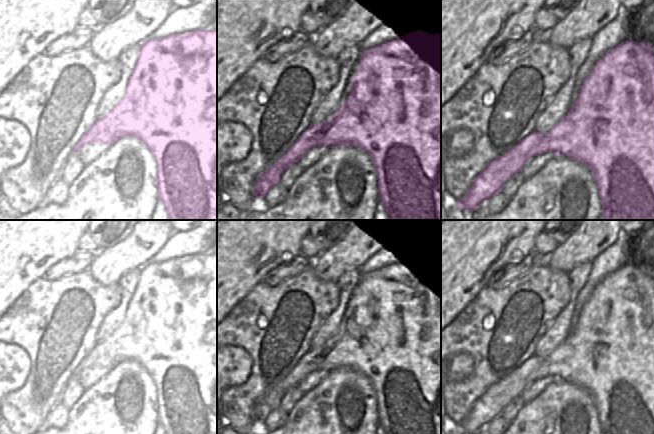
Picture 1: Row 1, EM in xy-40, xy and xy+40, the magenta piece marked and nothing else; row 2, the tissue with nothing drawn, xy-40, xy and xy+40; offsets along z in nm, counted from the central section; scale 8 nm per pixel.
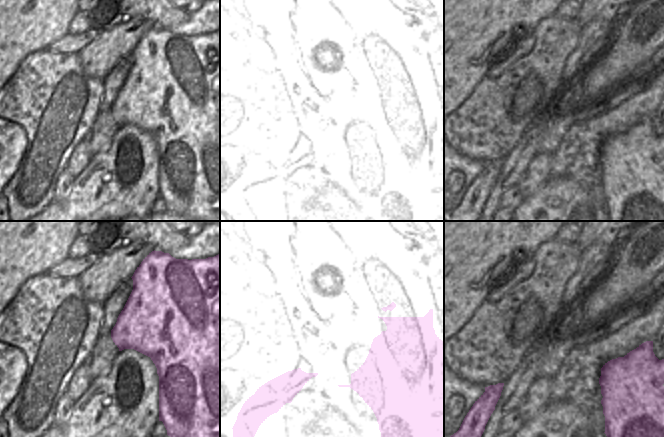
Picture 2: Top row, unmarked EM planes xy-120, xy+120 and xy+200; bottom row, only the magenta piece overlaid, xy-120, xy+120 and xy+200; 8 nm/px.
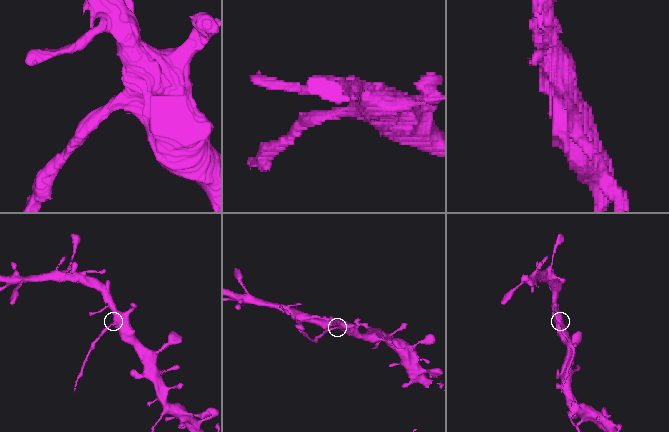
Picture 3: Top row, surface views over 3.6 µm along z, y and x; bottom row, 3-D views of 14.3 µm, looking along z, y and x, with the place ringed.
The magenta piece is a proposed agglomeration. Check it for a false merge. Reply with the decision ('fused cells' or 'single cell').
fused cells

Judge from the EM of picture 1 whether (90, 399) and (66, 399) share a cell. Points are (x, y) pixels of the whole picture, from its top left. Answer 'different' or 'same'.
different

